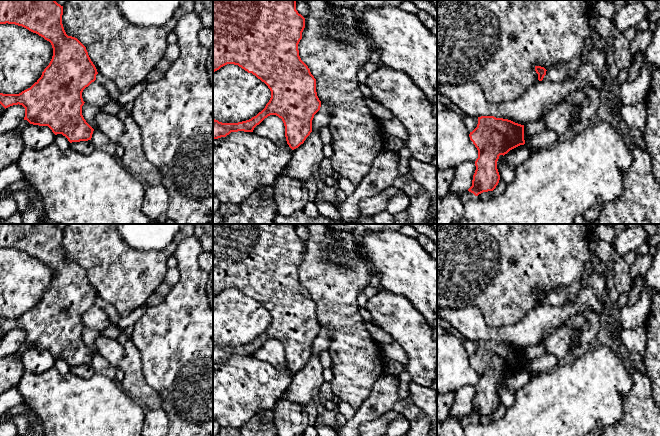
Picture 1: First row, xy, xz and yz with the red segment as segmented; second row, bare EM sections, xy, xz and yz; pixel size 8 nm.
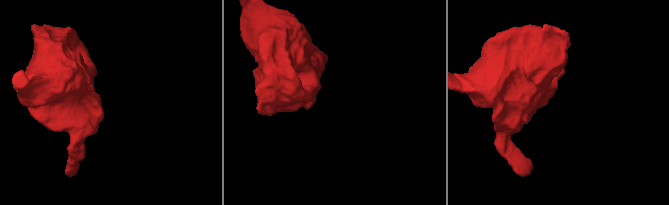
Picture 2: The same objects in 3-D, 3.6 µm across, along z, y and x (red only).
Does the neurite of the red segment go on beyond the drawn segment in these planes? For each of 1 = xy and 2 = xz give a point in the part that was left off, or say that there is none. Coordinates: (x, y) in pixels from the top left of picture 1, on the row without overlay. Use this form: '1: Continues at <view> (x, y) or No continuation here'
1: No continuation here
2: No continuation here

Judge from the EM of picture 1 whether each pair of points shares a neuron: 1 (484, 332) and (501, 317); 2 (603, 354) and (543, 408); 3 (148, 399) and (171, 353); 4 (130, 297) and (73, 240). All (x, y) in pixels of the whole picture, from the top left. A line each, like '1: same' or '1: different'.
1: different
2: same
3: different
4: same

